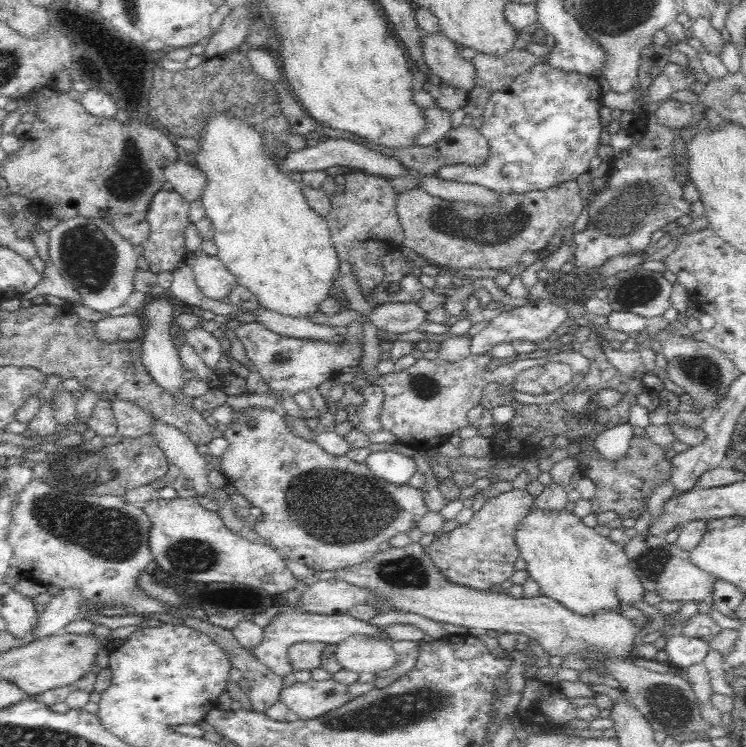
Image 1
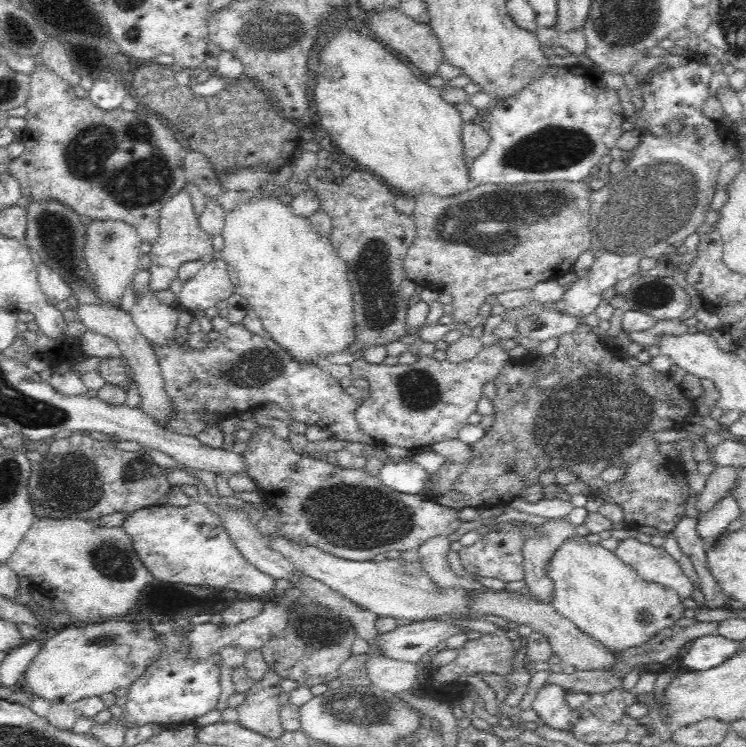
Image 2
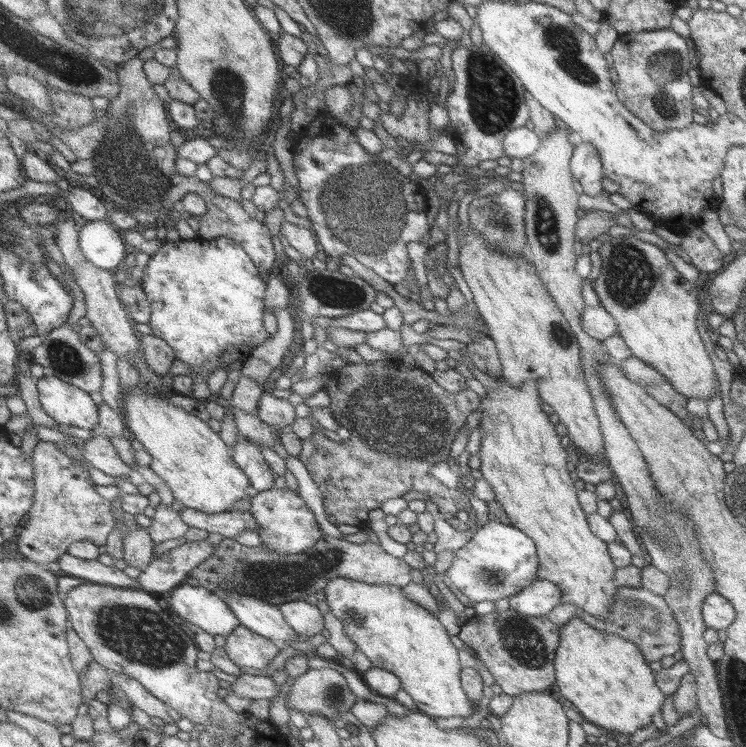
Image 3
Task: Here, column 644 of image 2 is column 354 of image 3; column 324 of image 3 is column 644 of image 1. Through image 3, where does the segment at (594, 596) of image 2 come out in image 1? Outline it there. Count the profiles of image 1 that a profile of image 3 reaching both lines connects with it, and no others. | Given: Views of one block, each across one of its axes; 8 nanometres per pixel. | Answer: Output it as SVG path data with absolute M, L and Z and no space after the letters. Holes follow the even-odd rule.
M532 506L517 524L514 542L520 559L526 562L526 571L530 578L540 585L540 593L563 603L575 614L591 615L604 607L621 610L622 603L633 606L645 596L642 583L629 566L629 559L622 544L612 542L609 537L601 536L594 528L584 524L582 519L564 509Z

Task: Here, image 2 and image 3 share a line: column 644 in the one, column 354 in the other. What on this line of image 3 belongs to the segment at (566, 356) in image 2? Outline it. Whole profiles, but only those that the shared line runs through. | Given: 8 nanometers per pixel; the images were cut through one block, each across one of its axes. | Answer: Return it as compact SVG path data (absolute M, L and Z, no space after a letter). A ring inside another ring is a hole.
M395 357L390 361L377 361L369 364L363 362L361 364L346 364L341 370L335 370L329 375L329 381L324 385L324 392L331 398L330 407L332 408L335 418L340 422L340 426L346 428L350 433L351 437L349 440L342 441L341 443L334 442L330 440L321 431L314 431L312 435L301 440L301 453L299 453L298 458L305 464L308 472L311 474L314 482L319 486L323 494L323 504L325 506L325 511L327 512L328 520L333 522L336 526L341 524L350 524L351 526L363 527L366 525L369 513L371 510L376 508L381 508L381 502L389 500L389 498L401 498L403 494L413 490L413 492L423 492L427 495L427 498L434 502L437 506L441 518L446 521L448 518L455 517L455 513L459 510L469 511L471 509L467 496L457 489L448 489L439 484L436 478L433 476L427 476L427 468L437 464L437 460L446 460L447 450L449 450L449 444L455 436L455 432L465 424L465 418L471 414L474 410L478 408L480 403L480 398L473 391L466 388L457 394L451 394L450 392L445 392L432 378L429 373L423 372L417 367L405 366L403 363L399 362Z

